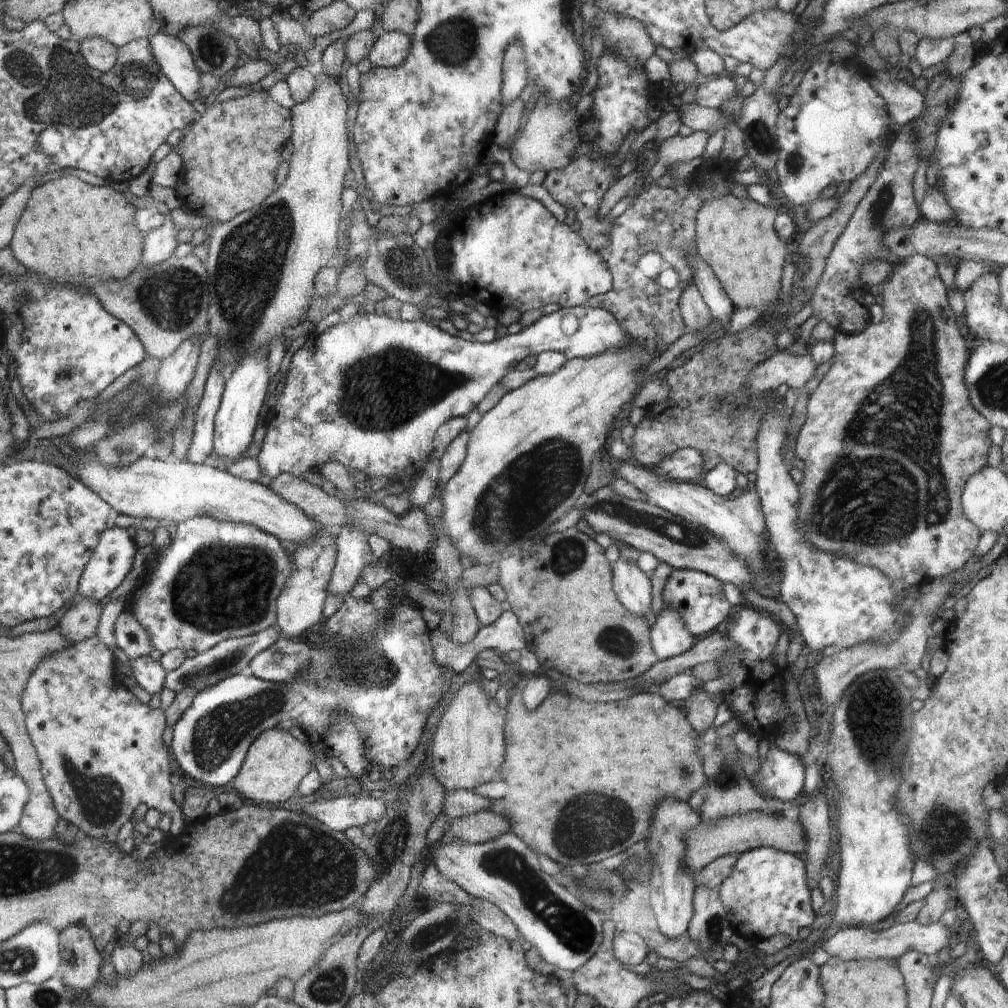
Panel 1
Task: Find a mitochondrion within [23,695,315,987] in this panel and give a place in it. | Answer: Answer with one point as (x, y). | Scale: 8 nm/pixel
(100, 799)

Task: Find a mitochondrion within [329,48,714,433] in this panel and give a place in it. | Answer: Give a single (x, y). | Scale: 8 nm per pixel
(401, 262)

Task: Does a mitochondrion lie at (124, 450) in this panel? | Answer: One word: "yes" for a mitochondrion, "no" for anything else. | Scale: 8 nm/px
yes

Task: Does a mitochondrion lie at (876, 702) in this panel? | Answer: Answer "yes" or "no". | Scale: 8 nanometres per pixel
yes

